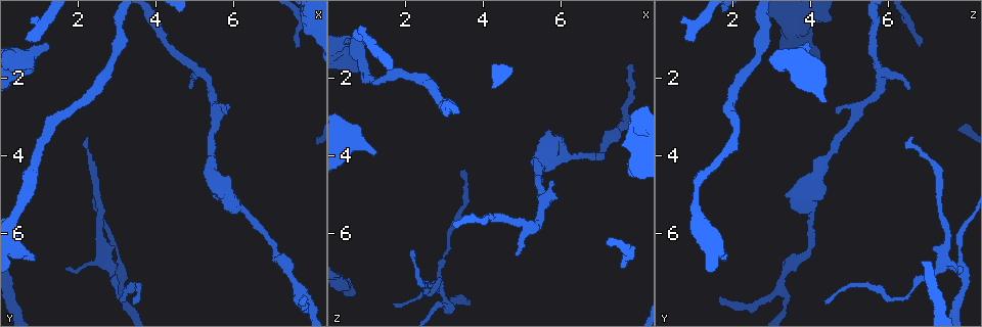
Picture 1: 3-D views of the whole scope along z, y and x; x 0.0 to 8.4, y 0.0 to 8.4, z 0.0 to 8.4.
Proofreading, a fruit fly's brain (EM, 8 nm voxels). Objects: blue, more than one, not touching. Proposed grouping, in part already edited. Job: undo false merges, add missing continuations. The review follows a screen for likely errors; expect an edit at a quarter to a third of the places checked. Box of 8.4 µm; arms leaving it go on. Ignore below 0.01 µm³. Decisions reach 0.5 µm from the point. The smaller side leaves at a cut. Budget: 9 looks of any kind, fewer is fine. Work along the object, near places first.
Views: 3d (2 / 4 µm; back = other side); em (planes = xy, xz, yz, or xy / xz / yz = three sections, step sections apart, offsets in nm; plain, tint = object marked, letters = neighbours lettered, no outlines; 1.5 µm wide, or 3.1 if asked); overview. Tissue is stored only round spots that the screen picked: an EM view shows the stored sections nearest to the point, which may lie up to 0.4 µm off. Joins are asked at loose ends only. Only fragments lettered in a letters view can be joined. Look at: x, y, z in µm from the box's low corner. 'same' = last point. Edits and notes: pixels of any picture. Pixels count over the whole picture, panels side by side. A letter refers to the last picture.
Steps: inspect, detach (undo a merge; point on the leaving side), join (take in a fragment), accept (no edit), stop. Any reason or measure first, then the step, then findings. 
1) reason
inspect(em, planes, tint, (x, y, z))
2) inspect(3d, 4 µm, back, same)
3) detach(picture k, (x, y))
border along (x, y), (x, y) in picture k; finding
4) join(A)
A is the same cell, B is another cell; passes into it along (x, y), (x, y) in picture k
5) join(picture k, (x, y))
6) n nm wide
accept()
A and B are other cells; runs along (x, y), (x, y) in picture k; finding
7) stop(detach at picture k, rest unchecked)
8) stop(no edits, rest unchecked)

end of a long branch
inspect(em, xy, step 4, tint, (7.60, 1.20, 6.75))

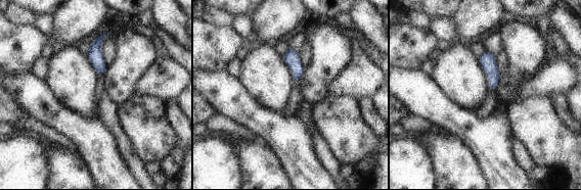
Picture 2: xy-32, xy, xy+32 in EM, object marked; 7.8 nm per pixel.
cut it another way
inspect(em, planes, letters, same)

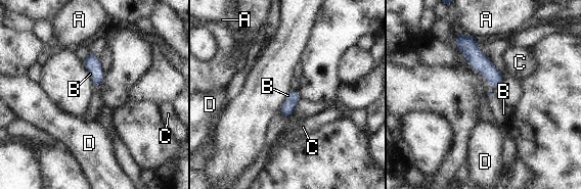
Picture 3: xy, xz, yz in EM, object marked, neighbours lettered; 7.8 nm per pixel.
join(B)
B is the same cell, A, C and D are other cells; passes into it along (470, 48), (484, 74), (494, 103) in picture 3; the neuron continues

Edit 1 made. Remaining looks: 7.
stops while still wide
inspect(3d, 4 µm, (1.30, 1.15, 3.90))

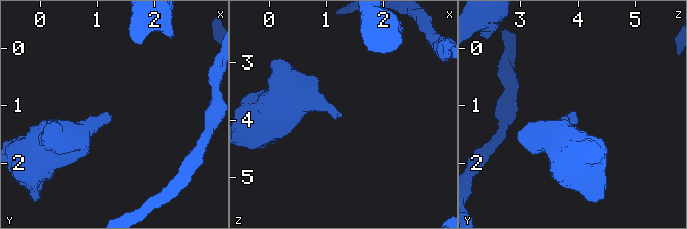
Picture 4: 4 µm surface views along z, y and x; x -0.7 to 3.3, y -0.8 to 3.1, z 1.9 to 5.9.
now the EM
inspect(em, xy, step 4, letters, (1.30, 1.20, 3.95))

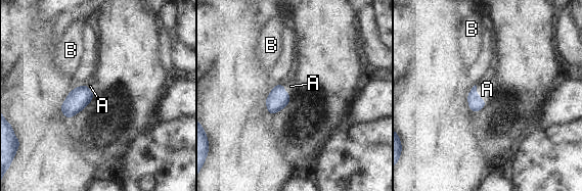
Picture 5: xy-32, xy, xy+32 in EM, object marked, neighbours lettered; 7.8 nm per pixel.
inspect(em, planes, letters, same)

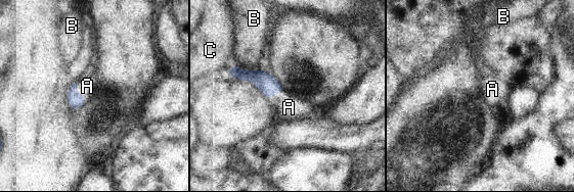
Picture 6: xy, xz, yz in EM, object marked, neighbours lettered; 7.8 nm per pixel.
join(A)
A is the same cell, B and C are other cells; passes into it along (76, 100), (80, 95), (87, 86) in picture 6; it goes on there

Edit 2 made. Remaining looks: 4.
inspect(overview)

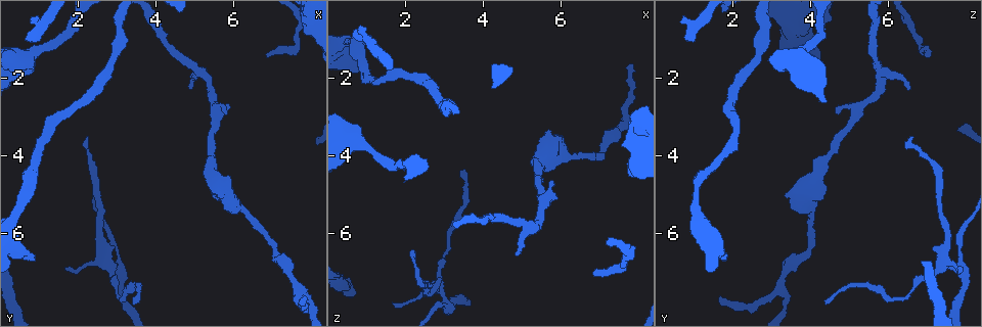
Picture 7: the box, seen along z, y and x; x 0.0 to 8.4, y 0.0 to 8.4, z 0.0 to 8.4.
an open end
inspect(em, planes, letters, (0.65, 0.95, 0.85))

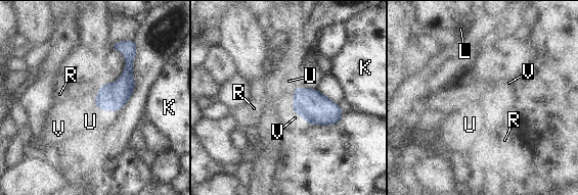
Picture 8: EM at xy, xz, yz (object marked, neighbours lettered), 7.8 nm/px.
220 nm wide
join(U)
U is the same cell, K, L, R and V are other cells; passes into it along (113, 96), (102, 109), (90, 122) in picture 8; the neuron continues

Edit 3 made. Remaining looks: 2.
inspect(overview)

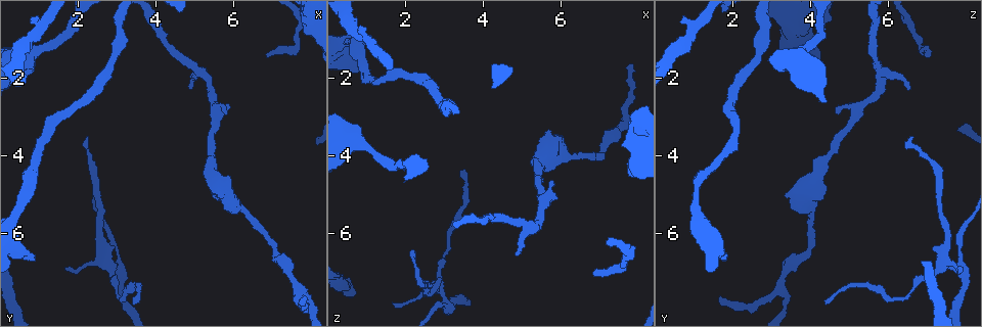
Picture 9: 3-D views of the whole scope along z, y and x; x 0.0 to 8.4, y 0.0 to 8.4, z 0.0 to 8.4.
free end
inspect(em, yz, step 8, letters, (0.90, 6.70, 1.85))

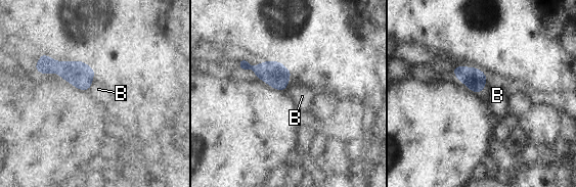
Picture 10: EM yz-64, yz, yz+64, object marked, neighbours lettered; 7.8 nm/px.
accept()
B is another cell; border along (94, 73), (91, 86), (88, 89) in picture 10; none of them fits

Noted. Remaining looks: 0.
stop(join at picture 3, join at picture 6, join at picture 8, rest unchecked)

